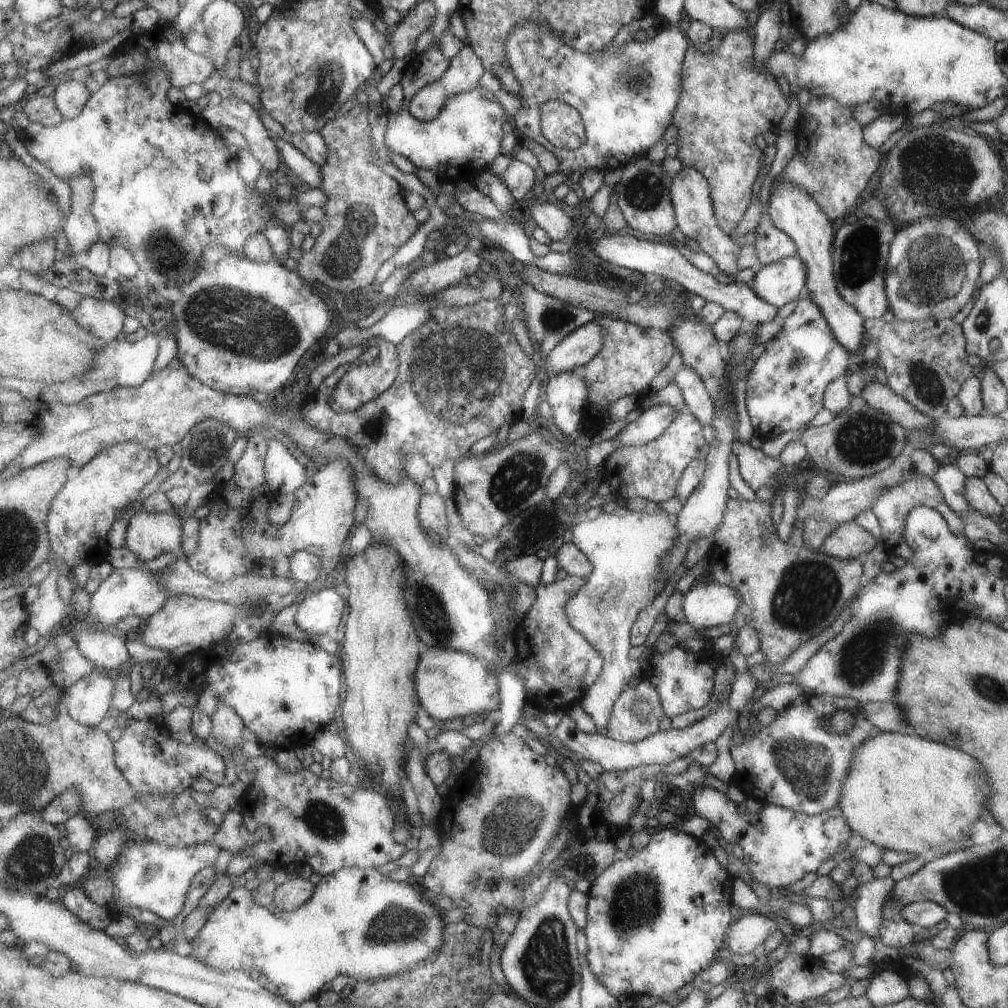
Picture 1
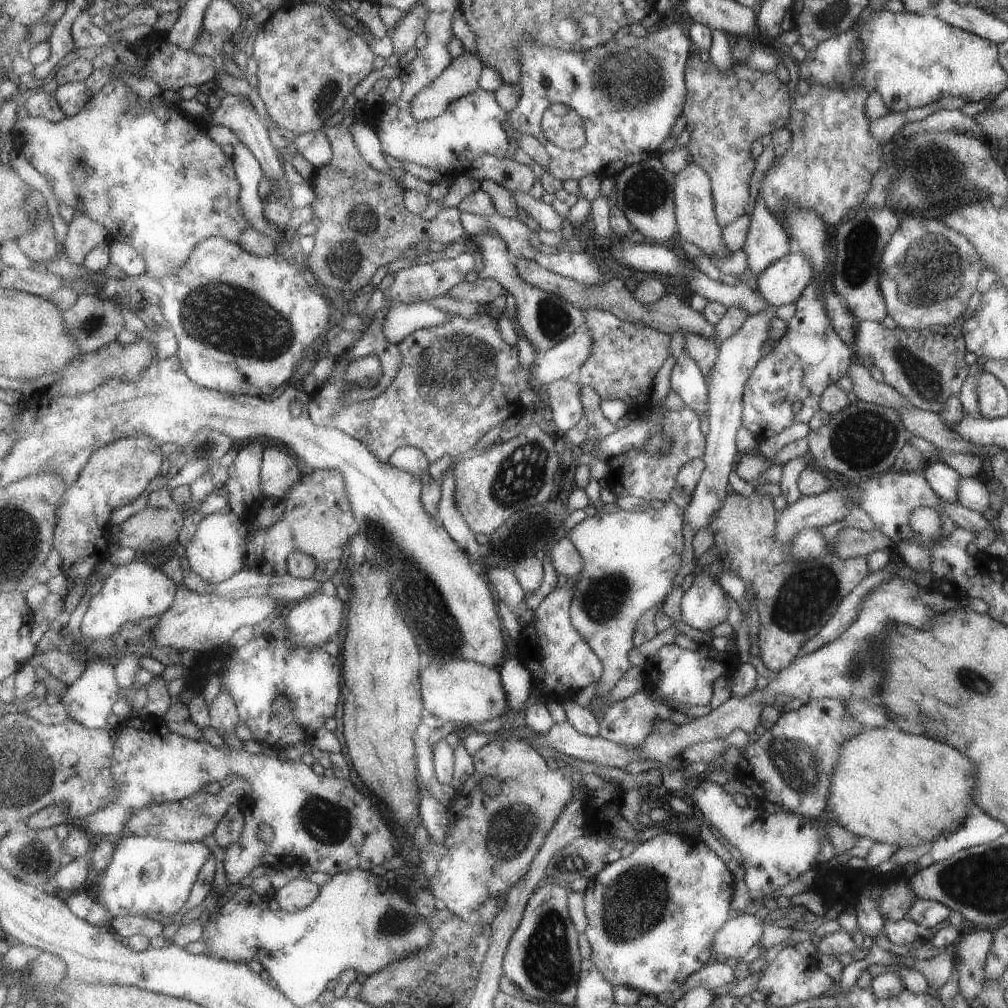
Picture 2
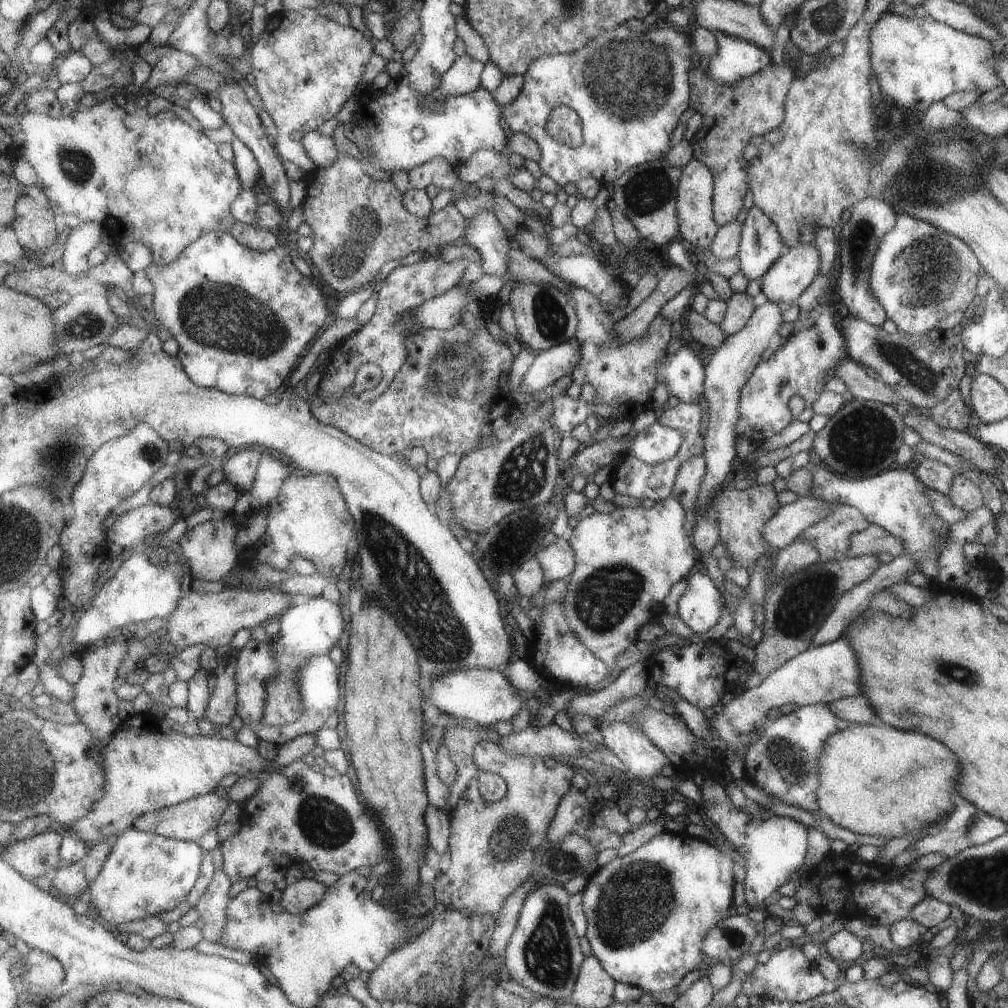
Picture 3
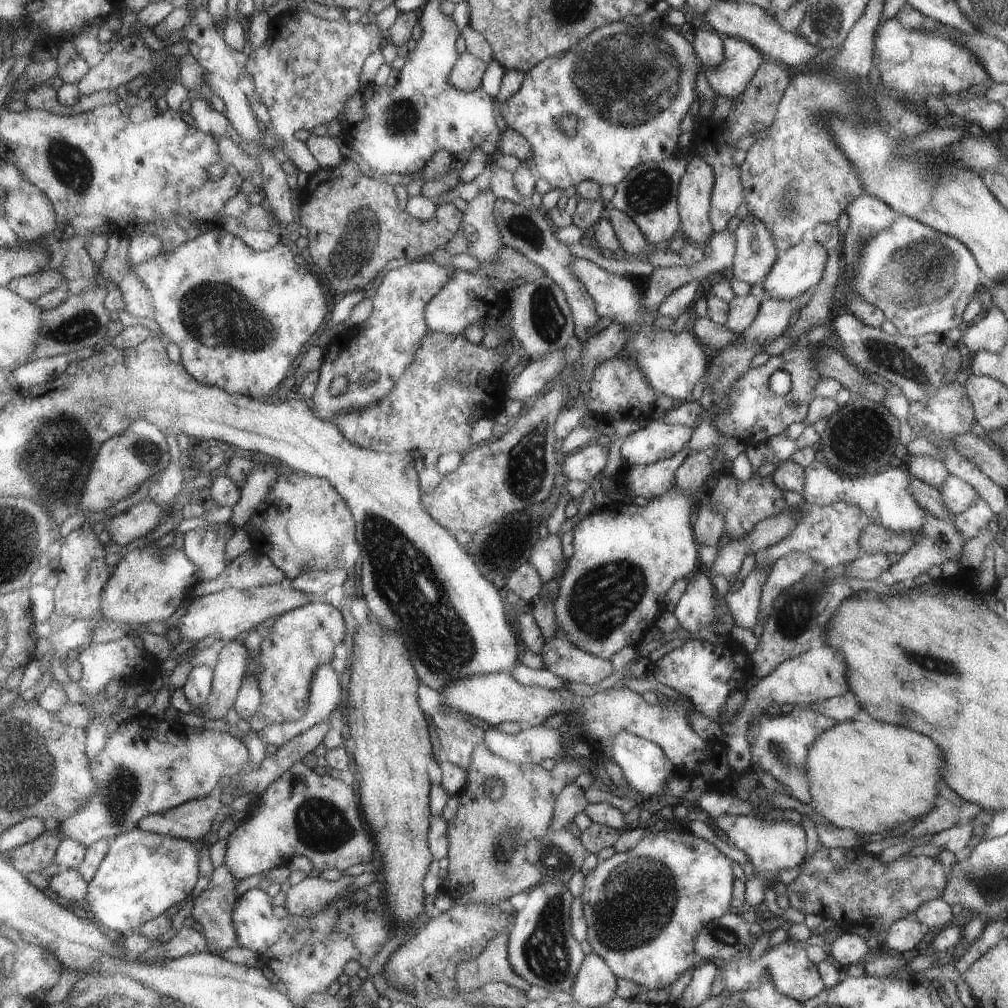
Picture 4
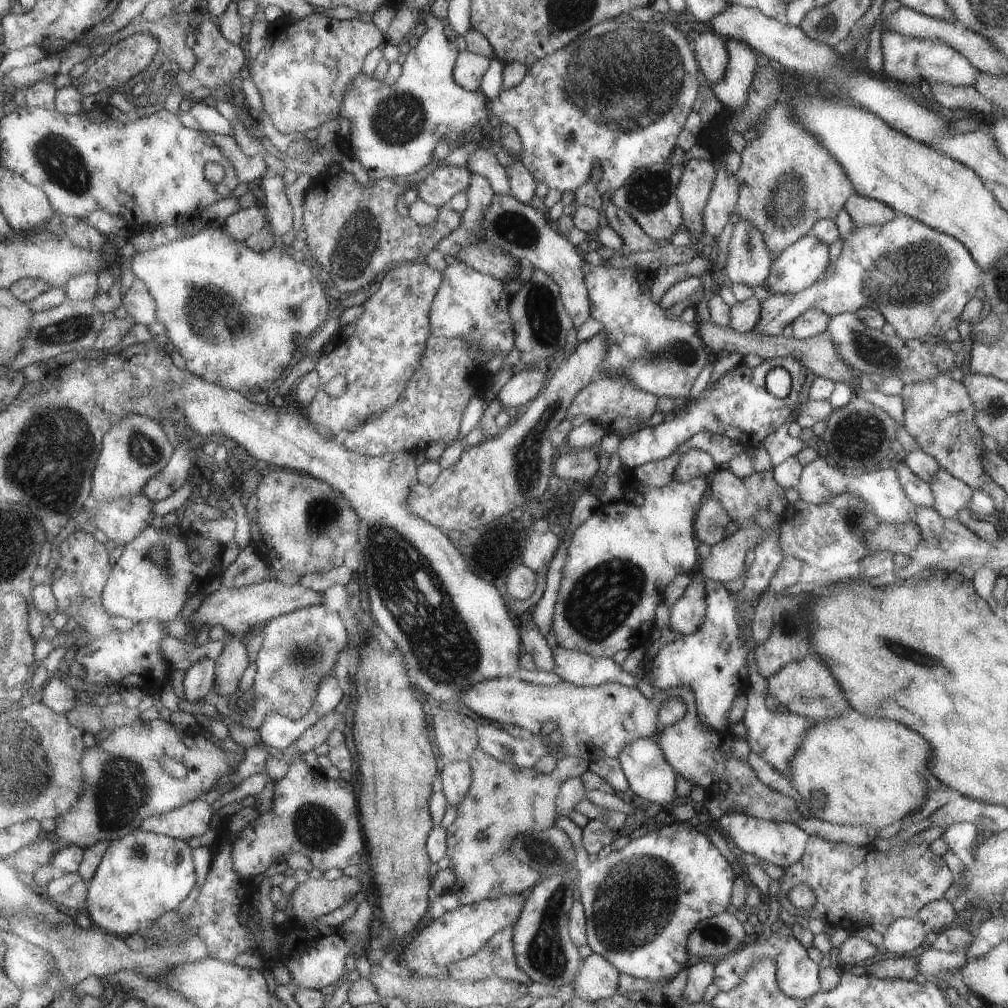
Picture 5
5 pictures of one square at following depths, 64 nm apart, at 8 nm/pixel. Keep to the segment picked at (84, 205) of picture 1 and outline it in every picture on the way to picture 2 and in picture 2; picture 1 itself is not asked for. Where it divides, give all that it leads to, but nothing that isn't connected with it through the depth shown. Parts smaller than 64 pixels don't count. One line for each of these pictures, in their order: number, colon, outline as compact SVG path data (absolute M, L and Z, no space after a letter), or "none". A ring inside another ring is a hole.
2: M83 202L77 204L73 220L67 226L69 226L69 232L67 232L63 250L71 256L71 262L79 266L83 266L83 262L89 258L89 254L97 246L101 246L103 242L109 242L107 238L109 230L85 212Z

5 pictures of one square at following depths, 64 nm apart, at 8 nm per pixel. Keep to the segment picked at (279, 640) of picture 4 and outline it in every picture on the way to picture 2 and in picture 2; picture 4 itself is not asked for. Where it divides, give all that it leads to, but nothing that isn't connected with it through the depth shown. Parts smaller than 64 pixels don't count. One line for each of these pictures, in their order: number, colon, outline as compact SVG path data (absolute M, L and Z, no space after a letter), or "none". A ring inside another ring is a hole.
2: M317 592L301 604L291 604L287 616L287 626L291 630L289 642L299 648L325 648L331 636L343 630L343 612L345 602L339 594L325 596L323 592Z
3: M317 596L313 600L309 600L307 604L301 606L293 606L287 612L283 612L277 620L279 626L279 638L275 638L273 642L273 650L275 650L275 658L279 662L279 674L275 678L271 678L271 698L269 698L269 708L265 710L265 724L269 726L287 726L297 722L303 716L303 698L301 698L301 690L297 684L299 678L299 670L315 656L323 656L329 654L329 650L335 646L335 642L345 634L345 618L341 616L341 604L327 600L323 596Z

